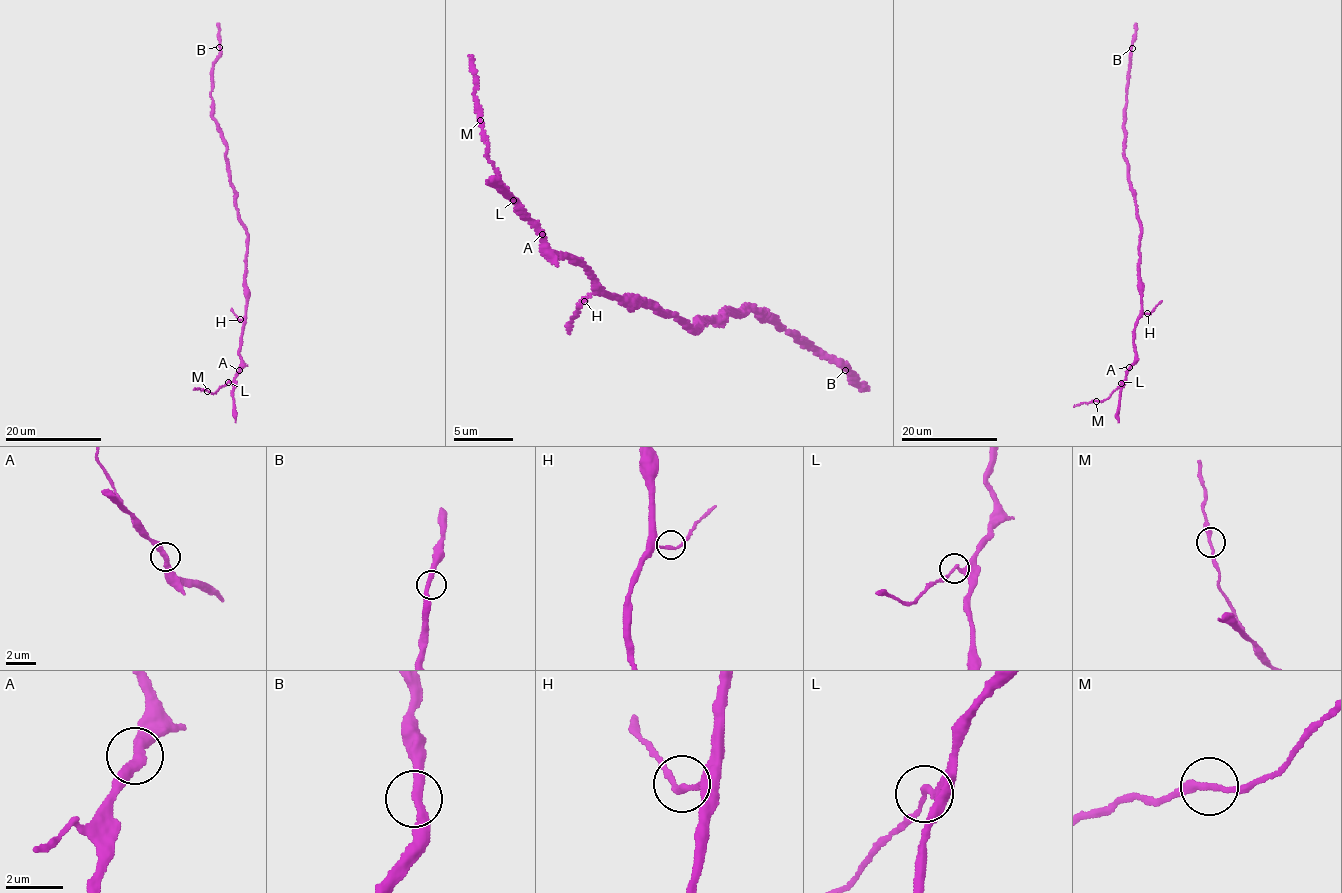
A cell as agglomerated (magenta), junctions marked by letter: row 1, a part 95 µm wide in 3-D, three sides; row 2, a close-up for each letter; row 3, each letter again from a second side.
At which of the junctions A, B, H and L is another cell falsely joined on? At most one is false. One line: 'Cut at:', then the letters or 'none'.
Cut at: none

